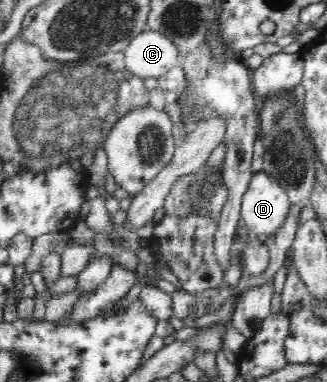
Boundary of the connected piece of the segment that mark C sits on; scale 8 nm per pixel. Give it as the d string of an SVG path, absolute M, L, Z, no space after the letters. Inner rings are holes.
M147 29L134 36L124 51L127 71L143 80L158 79L179 64L178 59L177 45L168 36Z

